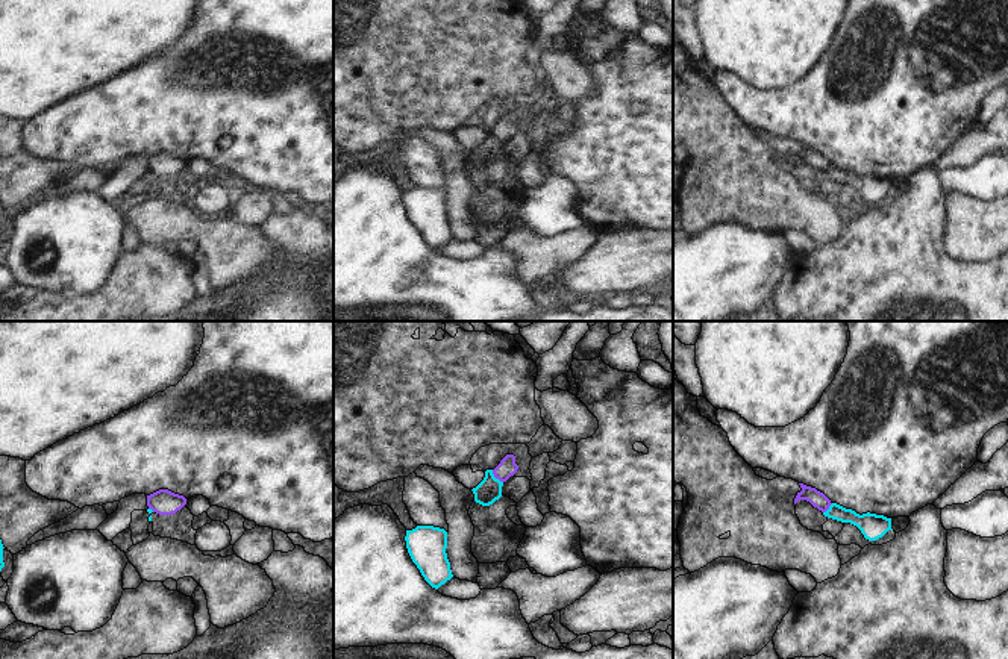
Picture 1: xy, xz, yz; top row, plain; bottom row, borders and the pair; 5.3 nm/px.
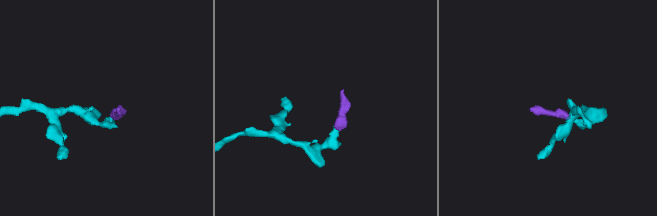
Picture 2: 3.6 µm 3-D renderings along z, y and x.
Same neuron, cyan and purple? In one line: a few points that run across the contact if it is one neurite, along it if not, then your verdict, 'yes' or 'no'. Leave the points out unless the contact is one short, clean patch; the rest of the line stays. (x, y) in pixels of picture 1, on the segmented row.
line xz (491, 470), (502, 482); no

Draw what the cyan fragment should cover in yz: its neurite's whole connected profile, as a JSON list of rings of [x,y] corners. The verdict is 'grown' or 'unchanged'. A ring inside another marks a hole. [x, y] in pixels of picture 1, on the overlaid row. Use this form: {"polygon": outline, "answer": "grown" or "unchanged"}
{"polygon": [[[832,503],[829,509],[823,512],[823,515],[841,523],[850,523],[856,526],[869,541],[876,541],[882,538],[888,530],[893,530],[891,518],[870,512],[859,515],[855,511],[846,509],[837,503]]], "answer": "unchanged"}

